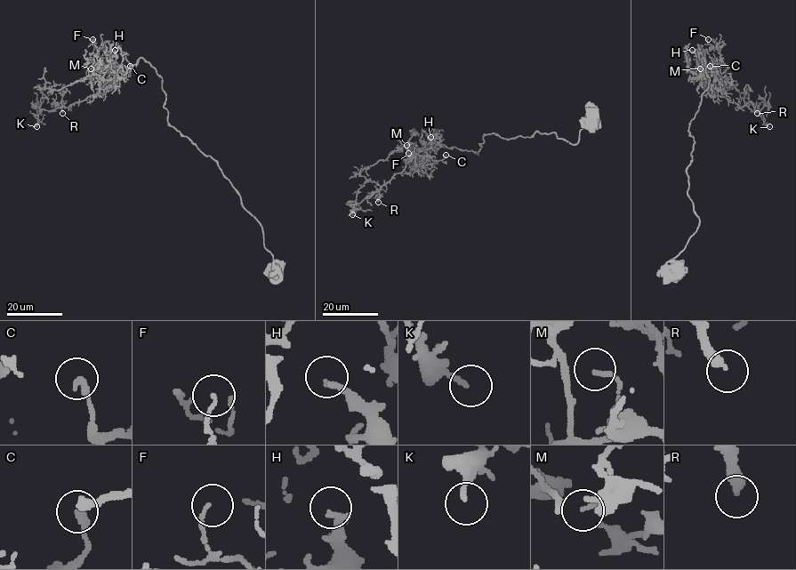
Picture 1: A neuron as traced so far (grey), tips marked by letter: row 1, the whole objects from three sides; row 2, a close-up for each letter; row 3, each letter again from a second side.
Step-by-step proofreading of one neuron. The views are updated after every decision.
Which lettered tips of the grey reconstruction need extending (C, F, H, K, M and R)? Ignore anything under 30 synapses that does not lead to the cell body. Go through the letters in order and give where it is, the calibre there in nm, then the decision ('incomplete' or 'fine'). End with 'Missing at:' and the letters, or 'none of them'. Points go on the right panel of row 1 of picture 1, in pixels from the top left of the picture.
C: place (710, 66); calibre 240 nm; fine
F: place (708, 39); calibre 100 nm; fine
H: place (692, 50); calibre 200 nm; fine
K: place (769, 126); calibre 150 nm; fine
M: place (700, 68); calibre 140 nm; fine
R: place (757, 113); calibre 320 nm; fine
Missing at: none of them

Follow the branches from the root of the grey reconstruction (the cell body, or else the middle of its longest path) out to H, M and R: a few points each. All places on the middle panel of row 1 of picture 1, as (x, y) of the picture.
H: (480, 145), (478, 155), (454, 147), (446, 148), (440, 142), (430, 151), (424, 145), (430, 141), (430, 137)
M: (480, 145), (478, 155), (438, 143), (424, 149), (417, 149), (413, 143), (406, 145)
R: (480, 145), (478, 155), (438, 143), (414, 150), (414, 156), (406, 167), (380, 188), (378, 202)

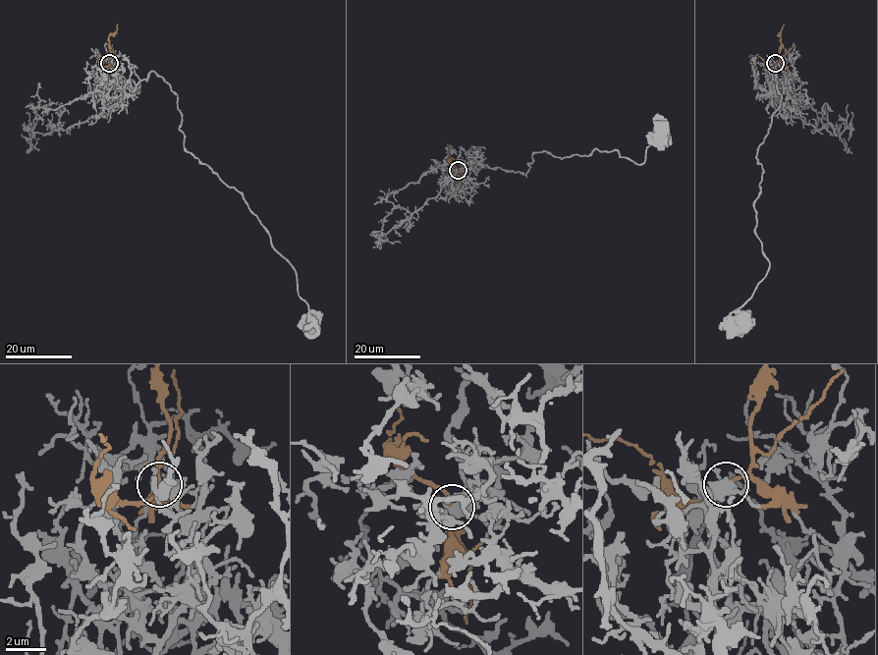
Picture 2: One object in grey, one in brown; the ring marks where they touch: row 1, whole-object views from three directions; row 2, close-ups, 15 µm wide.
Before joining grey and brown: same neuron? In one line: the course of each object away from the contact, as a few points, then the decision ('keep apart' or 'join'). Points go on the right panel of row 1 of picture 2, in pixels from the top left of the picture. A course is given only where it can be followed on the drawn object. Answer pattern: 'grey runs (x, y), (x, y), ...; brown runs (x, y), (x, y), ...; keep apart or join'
grey runs (775, 63), (769, 84), (774, 71), (781, 101), (758, 148), (754, 204), (770, 266), (727, 338); brown runs (775, 63), (780, 59), (780, 30), (784, 25); keep apart

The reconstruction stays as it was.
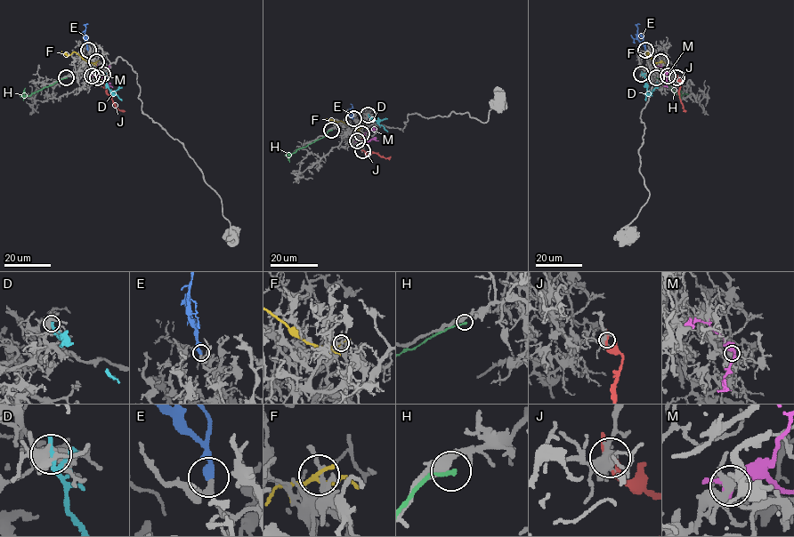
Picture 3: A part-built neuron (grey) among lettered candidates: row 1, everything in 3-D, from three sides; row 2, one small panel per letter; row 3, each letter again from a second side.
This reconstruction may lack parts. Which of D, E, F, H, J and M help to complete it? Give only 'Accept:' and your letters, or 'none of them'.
Accept: E

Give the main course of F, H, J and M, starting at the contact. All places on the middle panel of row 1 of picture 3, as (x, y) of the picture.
F: (361, 133), (340, 121), (326, 118)
H: (331, 130), (289, 153)
J: (362, 150), (367, 155), (376, 153), (384, 157), (391, 156)
M: (357, 141), (378, 140)

